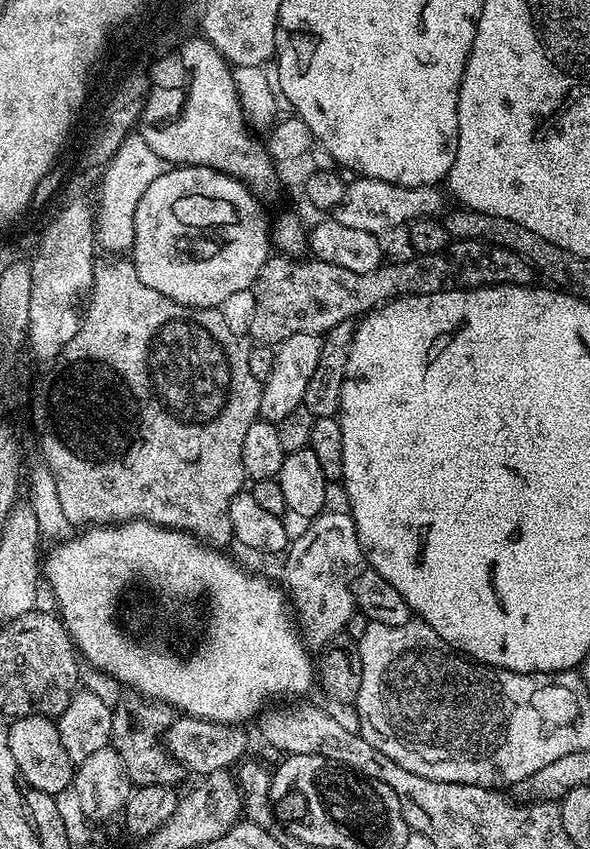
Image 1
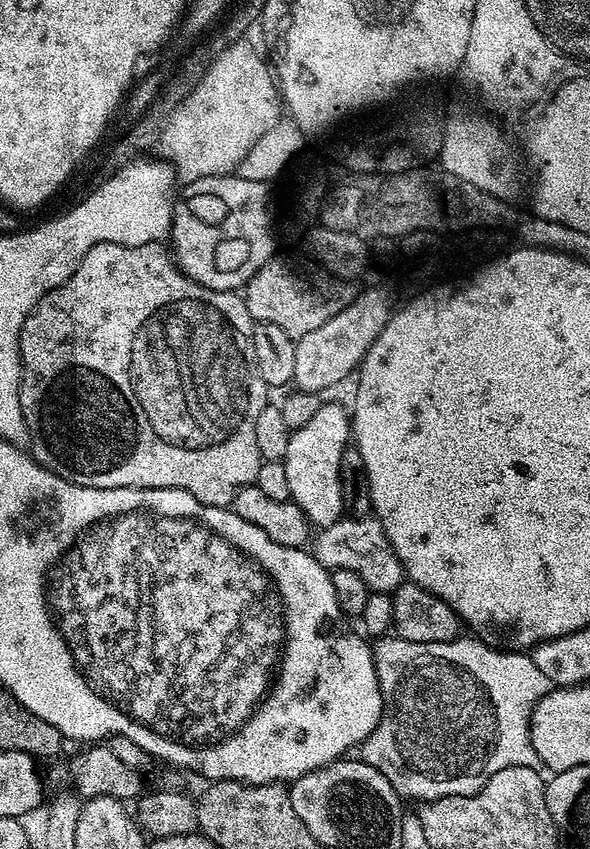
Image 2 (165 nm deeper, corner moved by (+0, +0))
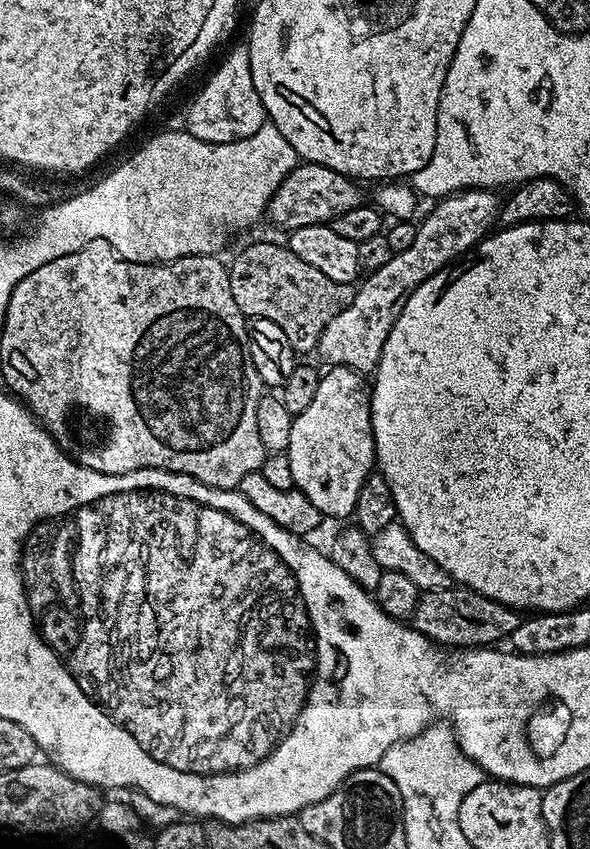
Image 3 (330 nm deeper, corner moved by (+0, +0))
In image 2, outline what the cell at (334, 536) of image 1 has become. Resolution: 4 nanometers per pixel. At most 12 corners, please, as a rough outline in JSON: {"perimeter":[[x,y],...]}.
{"perimeter":[[341,518],[315,533],[323,568],[354,570],[373,592],[406,577],[379,519]]}

